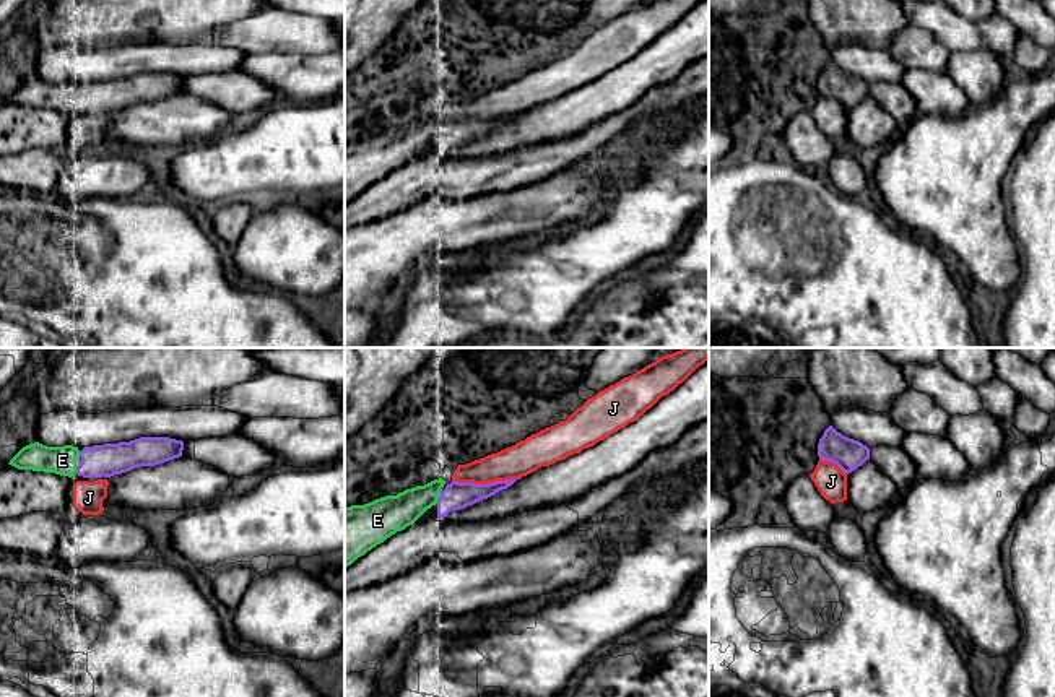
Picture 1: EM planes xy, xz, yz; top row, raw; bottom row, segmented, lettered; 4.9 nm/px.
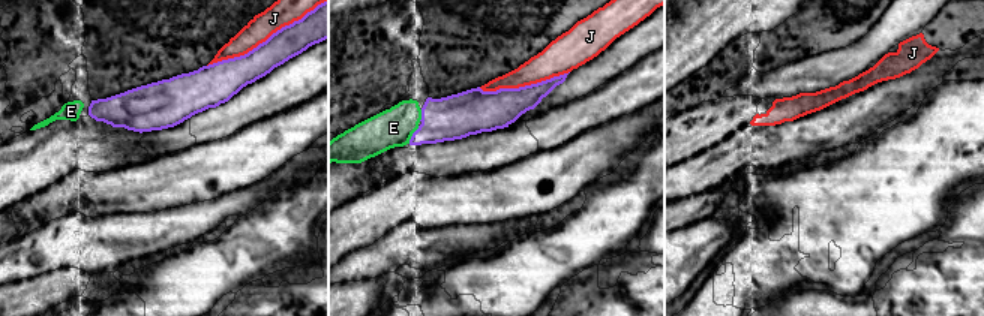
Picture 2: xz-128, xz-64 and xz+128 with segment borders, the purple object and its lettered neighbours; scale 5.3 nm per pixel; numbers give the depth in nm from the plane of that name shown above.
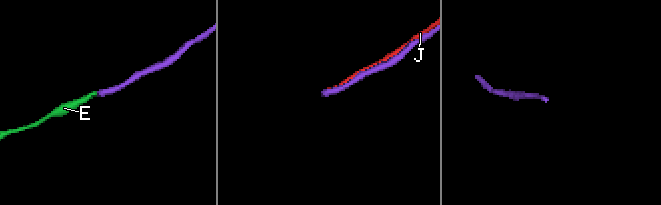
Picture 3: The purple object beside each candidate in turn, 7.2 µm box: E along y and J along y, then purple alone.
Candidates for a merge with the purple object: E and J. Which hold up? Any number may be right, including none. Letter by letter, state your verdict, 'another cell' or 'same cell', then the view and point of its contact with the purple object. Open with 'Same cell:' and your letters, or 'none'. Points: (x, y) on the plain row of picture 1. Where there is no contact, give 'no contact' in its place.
Same cell: E
E: same cell; meets purple in xz at (439, 135)
J: another cell; meets purple in xz at (485, 121)

